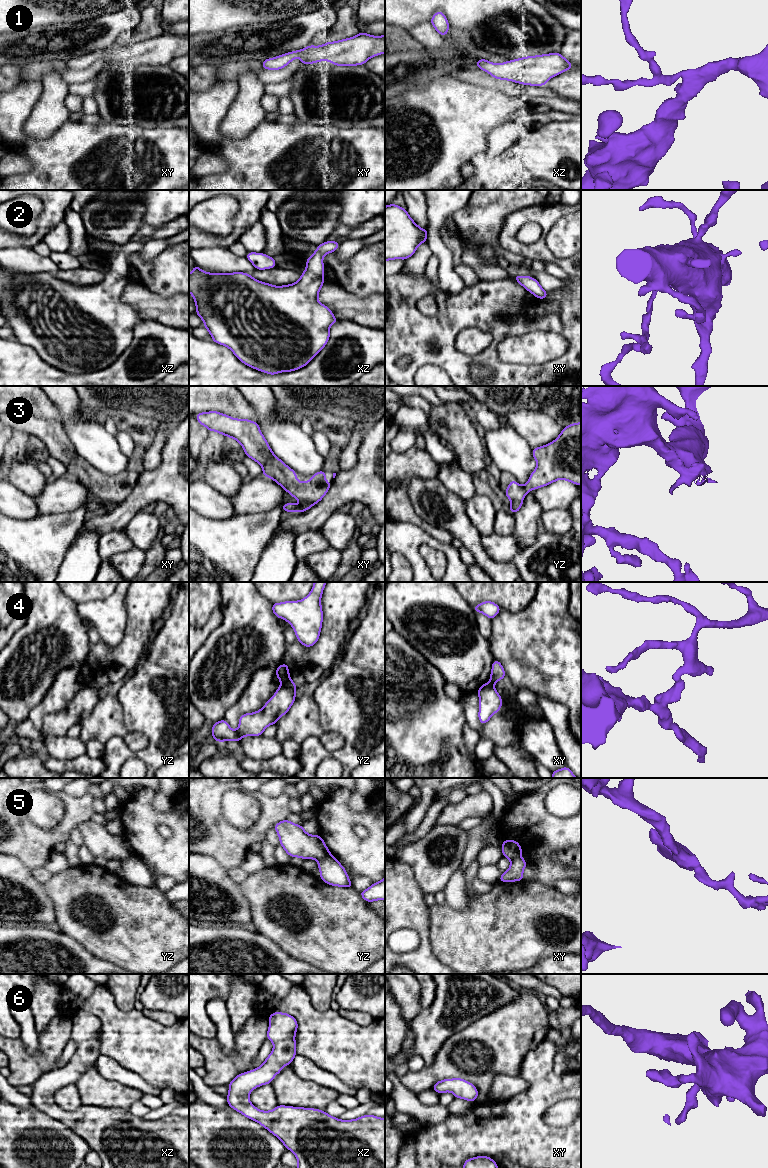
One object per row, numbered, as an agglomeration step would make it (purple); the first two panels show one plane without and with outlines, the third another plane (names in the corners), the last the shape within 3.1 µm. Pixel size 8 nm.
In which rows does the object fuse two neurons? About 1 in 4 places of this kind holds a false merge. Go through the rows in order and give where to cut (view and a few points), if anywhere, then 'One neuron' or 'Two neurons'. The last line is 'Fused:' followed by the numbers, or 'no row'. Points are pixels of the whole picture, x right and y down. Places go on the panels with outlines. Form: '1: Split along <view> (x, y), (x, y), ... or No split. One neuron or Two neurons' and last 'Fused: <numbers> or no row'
1: No split. One neuron
2: No split. One neuron
3: No split. One neuron
4: Split along yz (289, 678), (281, 683). Two neurons
5: Split along yz (330, 854), (318, 861). Two neurons
6: No split. One neuron
Fused: 4, 5

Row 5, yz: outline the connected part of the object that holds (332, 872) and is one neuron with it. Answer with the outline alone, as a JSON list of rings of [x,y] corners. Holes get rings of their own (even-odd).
[[[332,855],[318,861],[320,879],[331,886],[353,888],[345,868]]]

